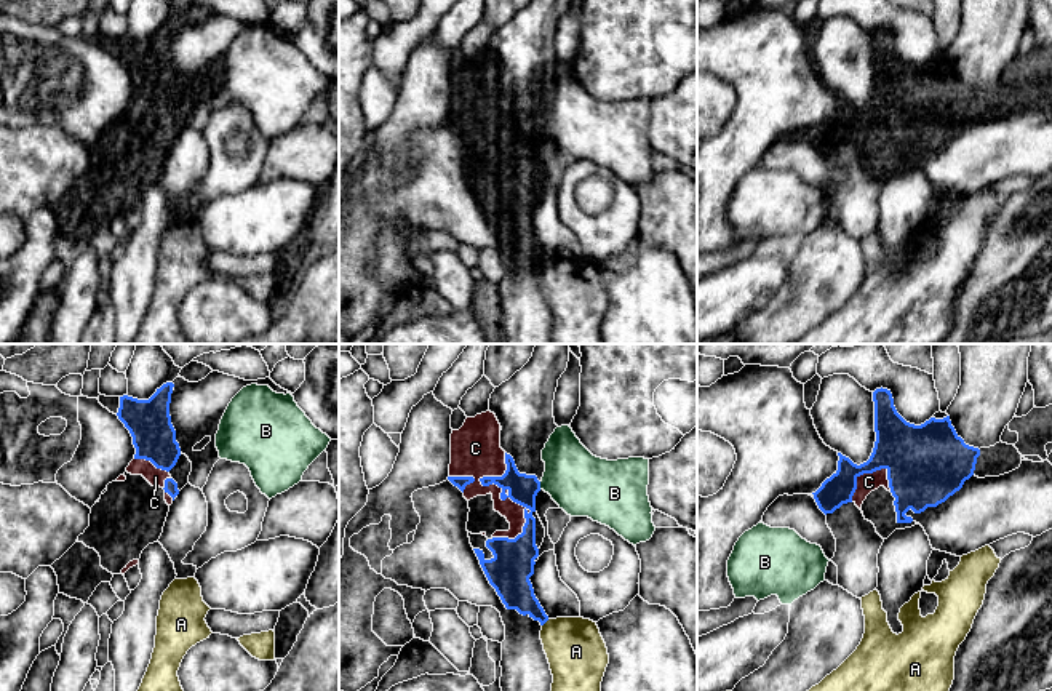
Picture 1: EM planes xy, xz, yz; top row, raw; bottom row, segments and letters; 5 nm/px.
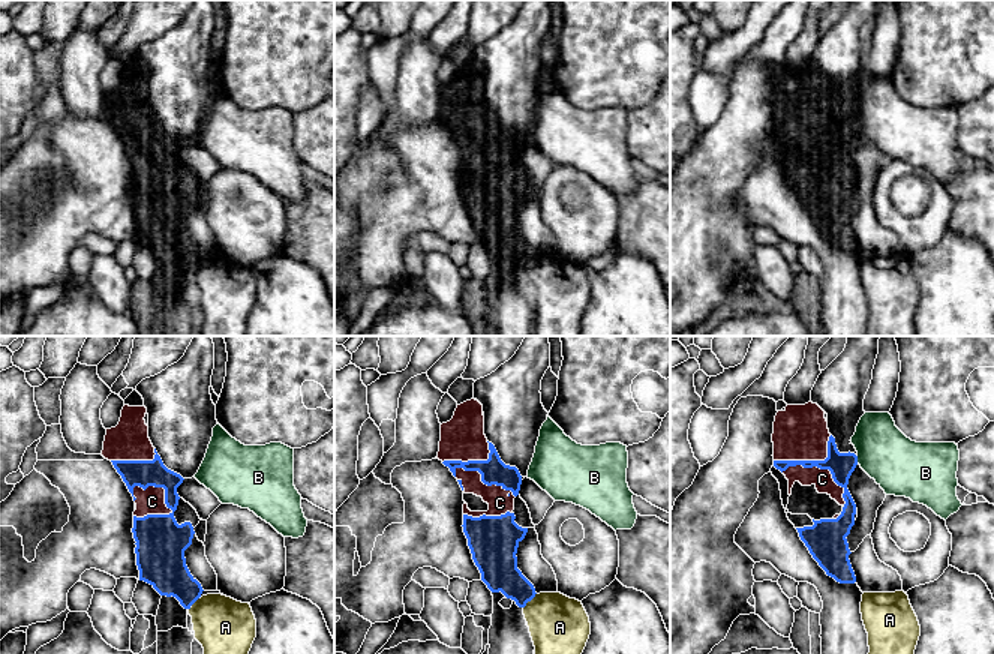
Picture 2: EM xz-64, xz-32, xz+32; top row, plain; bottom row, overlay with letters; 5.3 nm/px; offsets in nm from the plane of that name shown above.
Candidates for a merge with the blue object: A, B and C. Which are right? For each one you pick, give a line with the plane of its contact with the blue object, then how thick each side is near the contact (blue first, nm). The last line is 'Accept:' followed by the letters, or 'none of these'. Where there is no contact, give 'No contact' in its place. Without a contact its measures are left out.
C: Touches blue in xz. Thickness 150 nm (blue) against 260 nm
Accept: C

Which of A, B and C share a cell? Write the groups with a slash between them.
A / B / C

